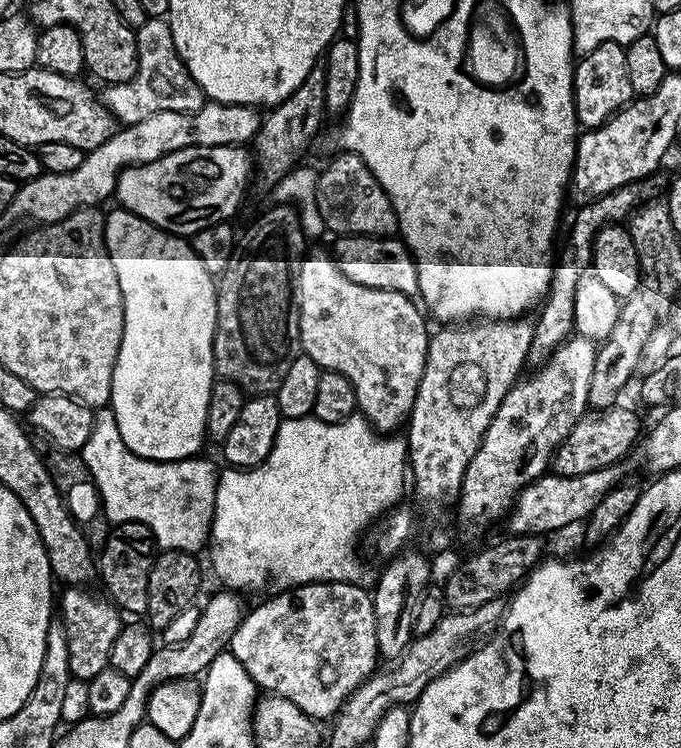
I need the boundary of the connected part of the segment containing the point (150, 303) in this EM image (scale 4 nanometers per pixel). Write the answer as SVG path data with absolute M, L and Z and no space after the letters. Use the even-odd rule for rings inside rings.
M117 207L116 212L104 216L104 244L108 247L110 258L114 262L114 271L118 273L118 282L122 286L124 299L124 333L122 346L118 350L118 362L114 366L112 399L110 407L117 419L122 442L136 455L152 460L184 460L188 457L199 457L200 447L206 444L206 406L210 406L210 390L214 383L214 365L212 362L212 339L216 333L216 286L217 281L202 266L202 261L192 253L191 243L187 239L173 236L172 233L136 216L126 208Z

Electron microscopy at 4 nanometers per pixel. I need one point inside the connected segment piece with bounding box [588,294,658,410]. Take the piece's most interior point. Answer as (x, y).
(618, 357)

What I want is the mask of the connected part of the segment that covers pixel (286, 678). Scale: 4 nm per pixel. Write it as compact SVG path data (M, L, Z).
M356 582L301 584L277 591L280 592L277 596L262 601L253 612L251 609L236 627L230 651L245 667L257 689L294 702L298 710L317 722L331 721L345 698L374 671L372 656L377 651L374 606L369 589L360 587L364 586Z

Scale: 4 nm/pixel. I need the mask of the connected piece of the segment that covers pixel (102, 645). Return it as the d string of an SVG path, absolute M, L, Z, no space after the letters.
M68 586L63 590L65 592L58 596L58 620L66 630L70 670L75 679L89 681L109 667L110 649L122 627L122 613L111 600L91 596L87 587Z

